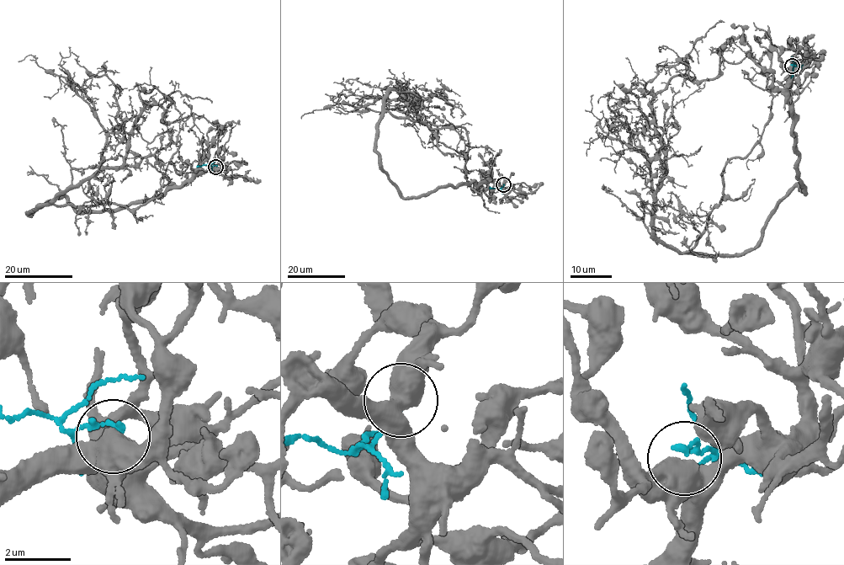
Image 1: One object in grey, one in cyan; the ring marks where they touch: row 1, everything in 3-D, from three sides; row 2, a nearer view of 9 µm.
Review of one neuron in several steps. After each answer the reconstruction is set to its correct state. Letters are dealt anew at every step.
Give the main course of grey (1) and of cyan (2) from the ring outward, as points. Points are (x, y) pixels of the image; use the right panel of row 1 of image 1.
1: (791, 66), (803, 193), (794, 186), (737, 256), (687, 251), (723, 199), (728, 162), (825, 55)
2: (792, 66), (796, 66), (790, 77)

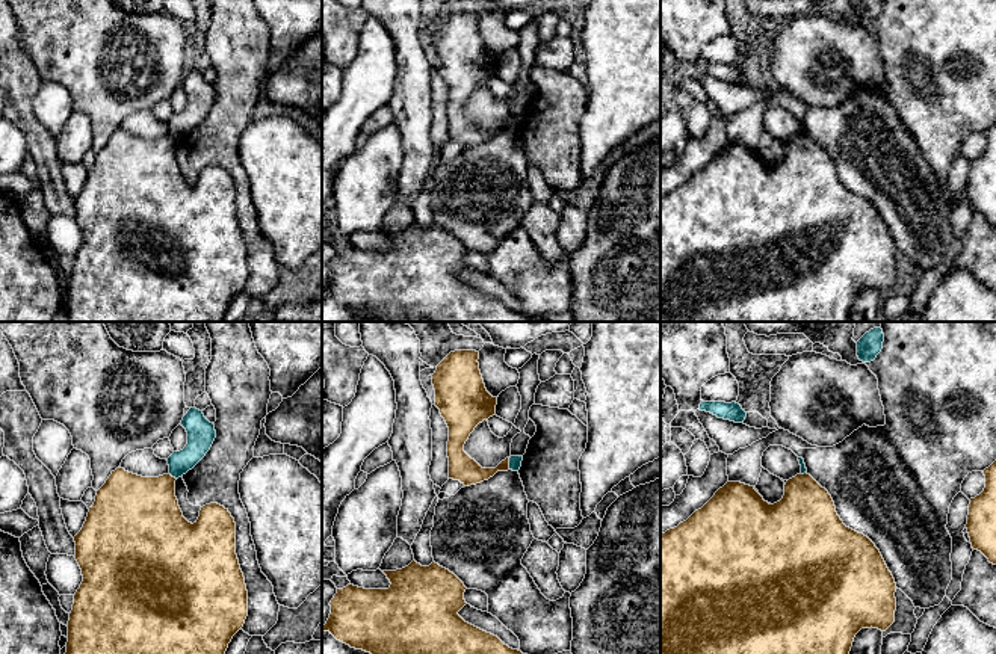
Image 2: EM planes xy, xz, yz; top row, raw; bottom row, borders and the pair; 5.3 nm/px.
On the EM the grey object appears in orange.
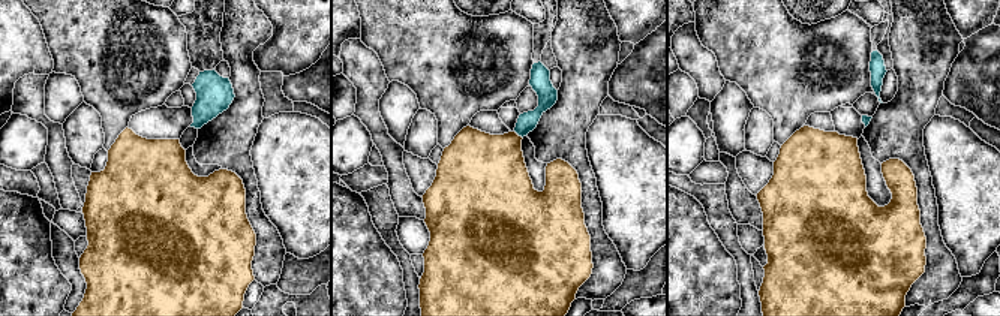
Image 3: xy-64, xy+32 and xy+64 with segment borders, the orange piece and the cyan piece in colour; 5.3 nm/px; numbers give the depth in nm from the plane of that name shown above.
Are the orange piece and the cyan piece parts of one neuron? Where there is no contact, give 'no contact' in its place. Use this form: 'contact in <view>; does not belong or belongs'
contact in xz; does not belong

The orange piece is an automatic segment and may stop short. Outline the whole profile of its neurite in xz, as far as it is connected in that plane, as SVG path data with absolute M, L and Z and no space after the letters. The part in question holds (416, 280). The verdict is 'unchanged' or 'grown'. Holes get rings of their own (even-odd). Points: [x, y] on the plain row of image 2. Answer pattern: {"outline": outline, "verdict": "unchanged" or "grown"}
{"outline": "M413 222L396 233L382 233L390 242L388 251L364 251L348 246L337 251L331 261L331 275L322 293L355 311L370 314L376 322L541 322L505 307L497 298L466 284L458 273L467 266L464 245L449 231L432 224L422 228Z", "verdict": "unchanged"}

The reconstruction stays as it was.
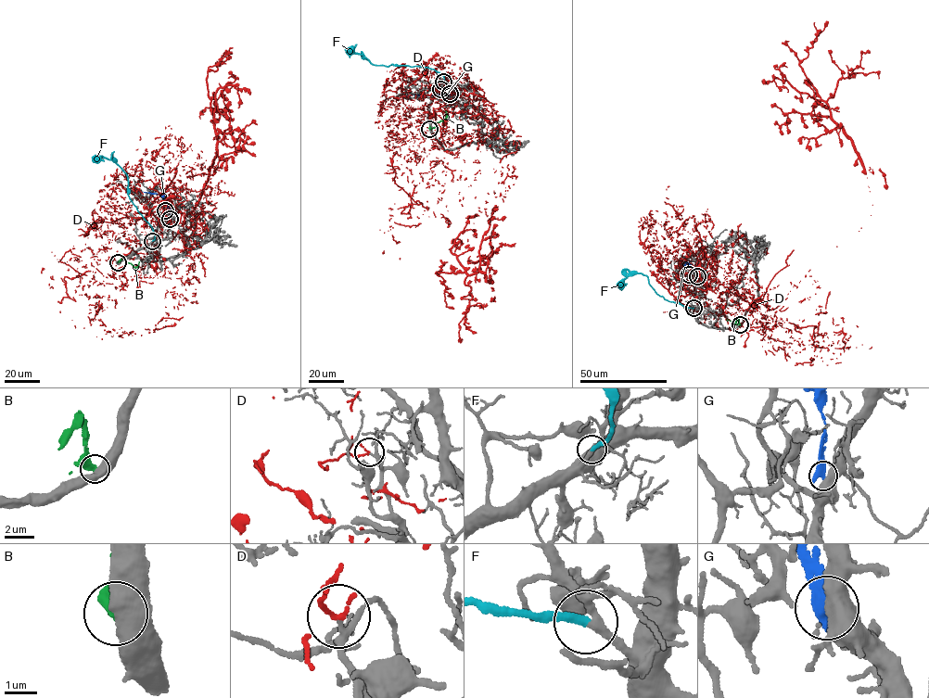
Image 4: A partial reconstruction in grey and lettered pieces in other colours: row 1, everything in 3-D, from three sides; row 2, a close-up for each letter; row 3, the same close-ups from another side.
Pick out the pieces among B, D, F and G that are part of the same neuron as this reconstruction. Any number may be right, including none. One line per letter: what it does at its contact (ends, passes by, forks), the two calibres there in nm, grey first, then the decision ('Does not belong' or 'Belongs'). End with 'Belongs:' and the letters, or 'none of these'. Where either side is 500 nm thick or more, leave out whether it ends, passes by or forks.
B: Thickness 550 nm (grey) against 550 nm. Does not belong
D: It passes by. Thickness 190 nm (grey) against 100 nm. Does not belong
F: It ends there. Thickness 240 nm (grey) against 240 nm. Belongs
G: Thickness 550 nm (grey) against 550 nm. Does not belong
Belongs: F

